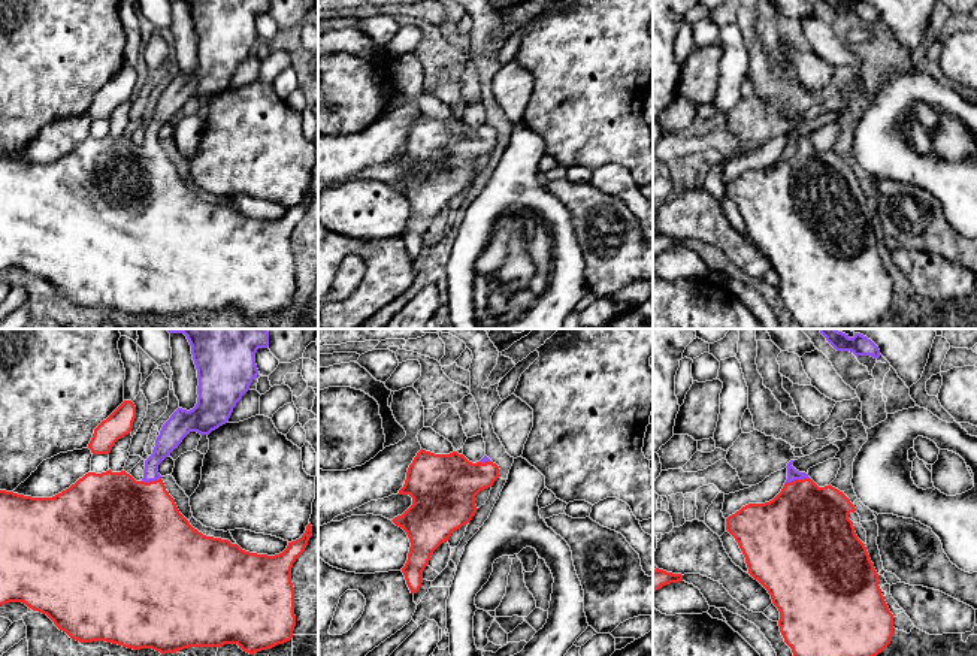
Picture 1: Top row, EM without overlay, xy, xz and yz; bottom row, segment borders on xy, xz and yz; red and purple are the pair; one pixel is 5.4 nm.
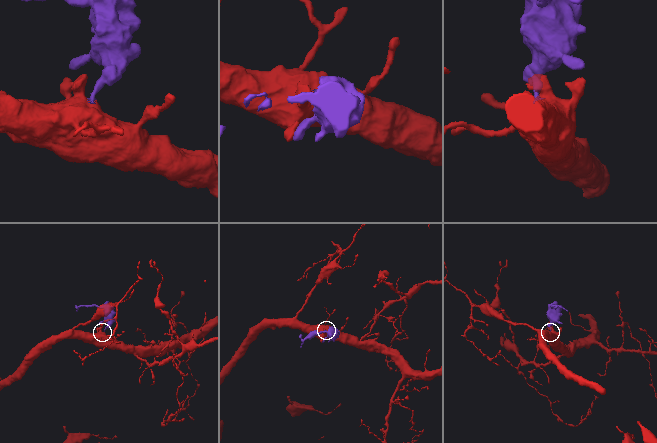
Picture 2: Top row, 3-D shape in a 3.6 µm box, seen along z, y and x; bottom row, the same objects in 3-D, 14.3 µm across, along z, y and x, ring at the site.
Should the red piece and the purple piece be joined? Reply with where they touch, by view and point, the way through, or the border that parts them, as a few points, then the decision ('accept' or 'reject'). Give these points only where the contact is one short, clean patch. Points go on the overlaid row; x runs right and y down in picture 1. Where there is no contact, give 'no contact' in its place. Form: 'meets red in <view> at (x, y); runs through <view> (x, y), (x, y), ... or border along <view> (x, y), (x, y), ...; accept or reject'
meets red in yz at (795, 480); runs through yz (804, 525), (799, 489), (795, 480), (792, 474); accept

